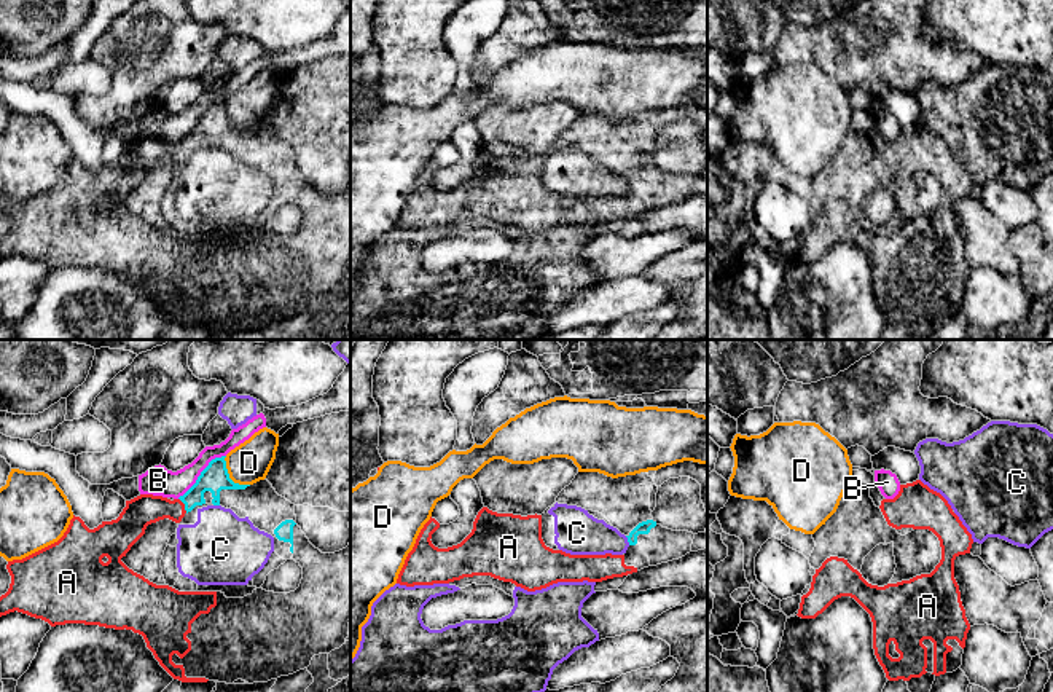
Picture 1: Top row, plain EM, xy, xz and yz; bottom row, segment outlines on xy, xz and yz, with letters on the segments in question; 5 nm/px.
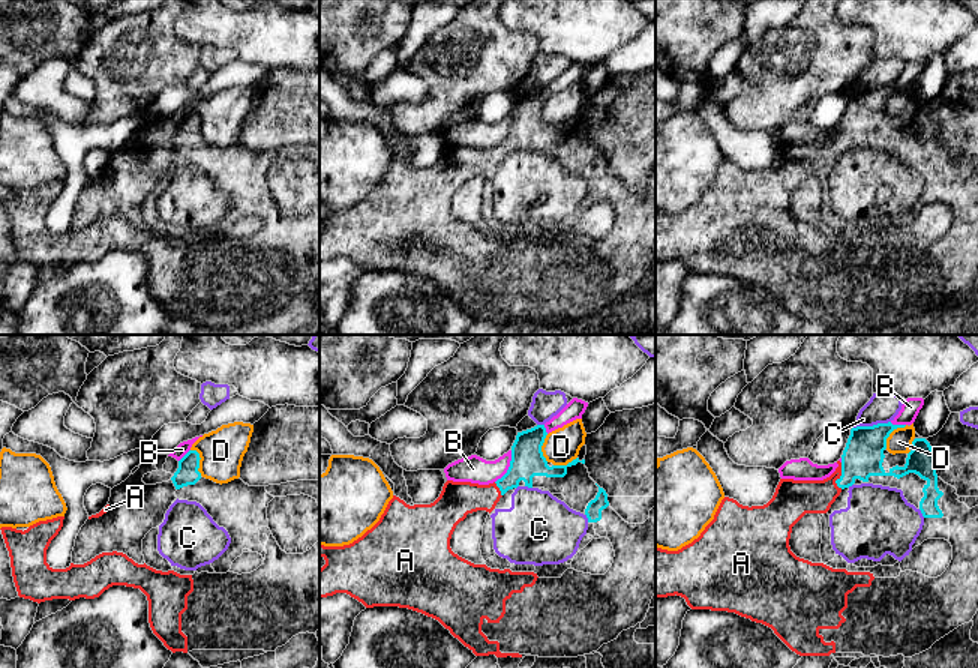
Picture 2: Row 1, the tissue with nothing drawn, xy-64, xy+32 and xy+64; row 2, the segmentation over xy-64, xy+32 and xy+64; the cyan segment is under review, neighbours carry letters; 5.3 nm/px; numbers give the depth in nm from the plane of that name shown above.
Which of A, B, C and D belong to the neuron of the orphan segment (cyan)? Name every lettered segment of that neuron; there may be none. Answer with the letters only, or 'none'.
A

